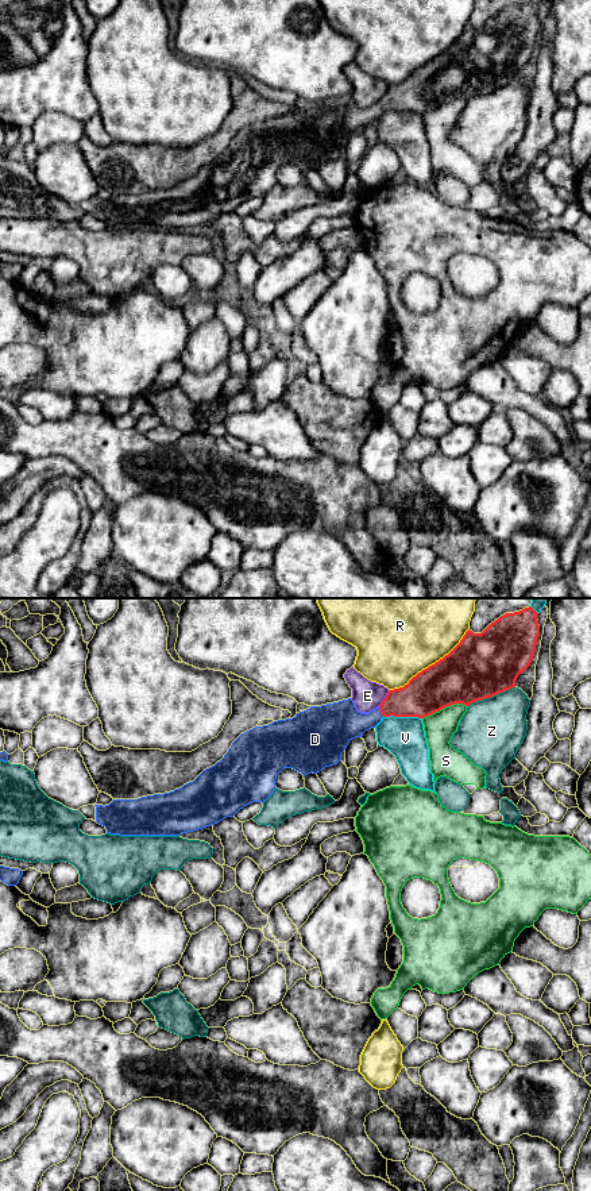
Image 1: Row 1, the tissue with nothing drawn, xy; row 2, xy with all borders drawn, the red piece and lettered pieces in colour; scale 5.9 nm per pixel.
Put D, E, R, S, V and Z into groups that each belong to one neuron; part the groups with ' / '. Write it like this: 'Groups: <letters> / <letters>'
Groups: D / E / R / S / V / Z

